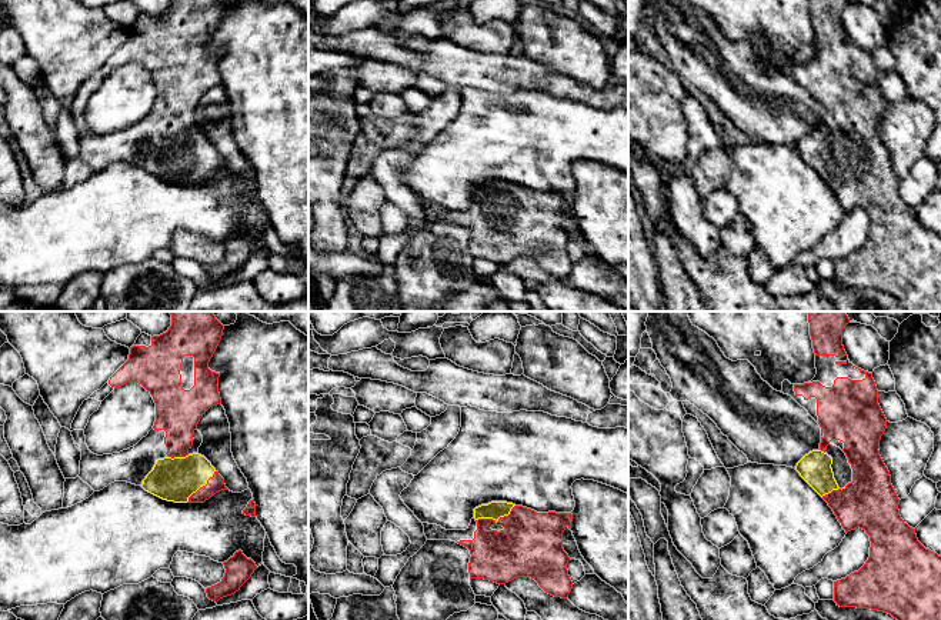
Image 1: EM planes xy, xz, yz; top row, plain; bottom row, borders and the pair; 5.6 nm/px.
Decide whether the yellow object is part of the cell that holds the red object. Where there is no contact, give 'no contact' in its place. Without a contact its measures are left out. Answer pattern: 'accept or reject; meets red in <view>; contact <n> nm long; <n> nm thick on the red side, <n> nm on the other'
accept; meets red in xz; contact 240 nm long; 360 nm thick on the red side, 100 nm on the other

